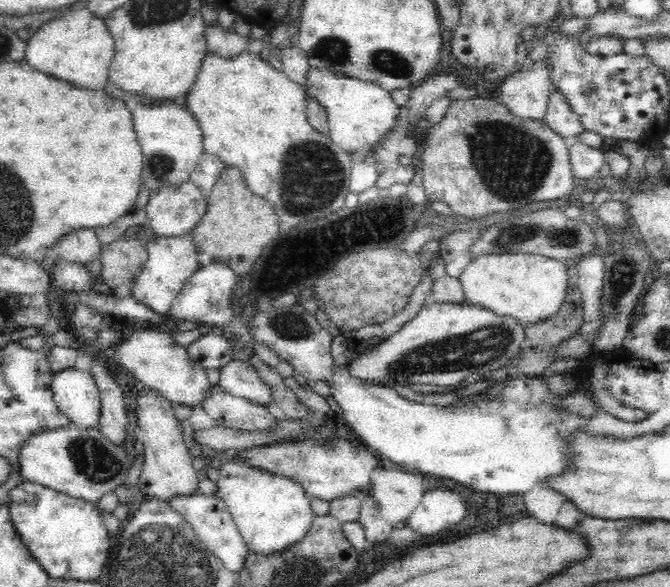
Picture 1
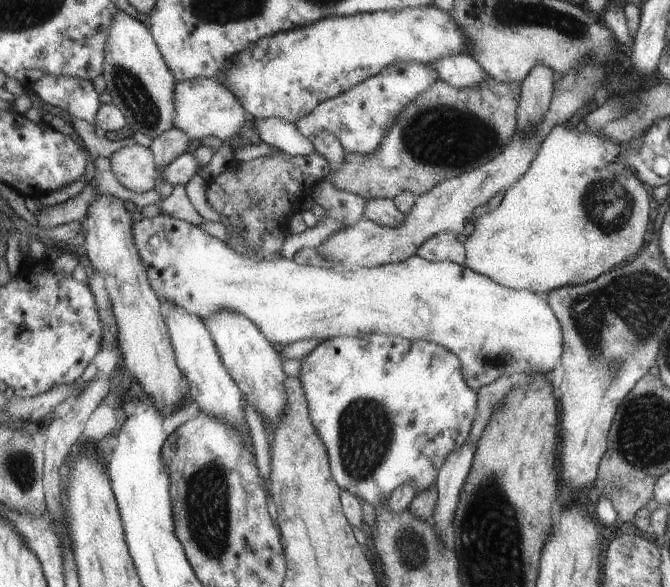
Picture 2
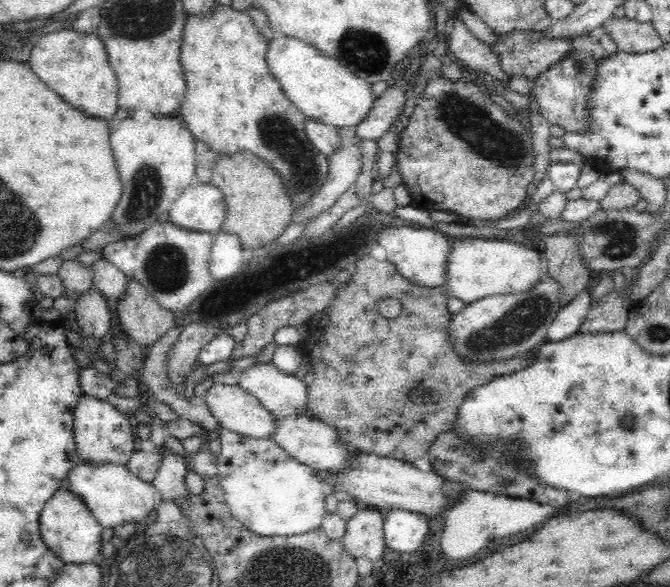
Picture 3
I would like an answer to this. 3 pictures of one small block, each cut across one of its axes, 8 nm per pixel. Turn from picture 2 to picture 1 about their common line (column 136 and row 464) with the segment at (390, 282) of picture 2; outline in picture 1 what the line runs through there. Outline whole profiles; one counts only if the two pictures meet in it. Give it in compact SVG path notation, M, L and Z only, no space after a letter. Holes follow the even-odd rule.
M228 455L217 466L216 496L224 501L246 546L258 555L276 555L299 543L312 526L316 514L311 499L295 480L250 467L236 456Z

